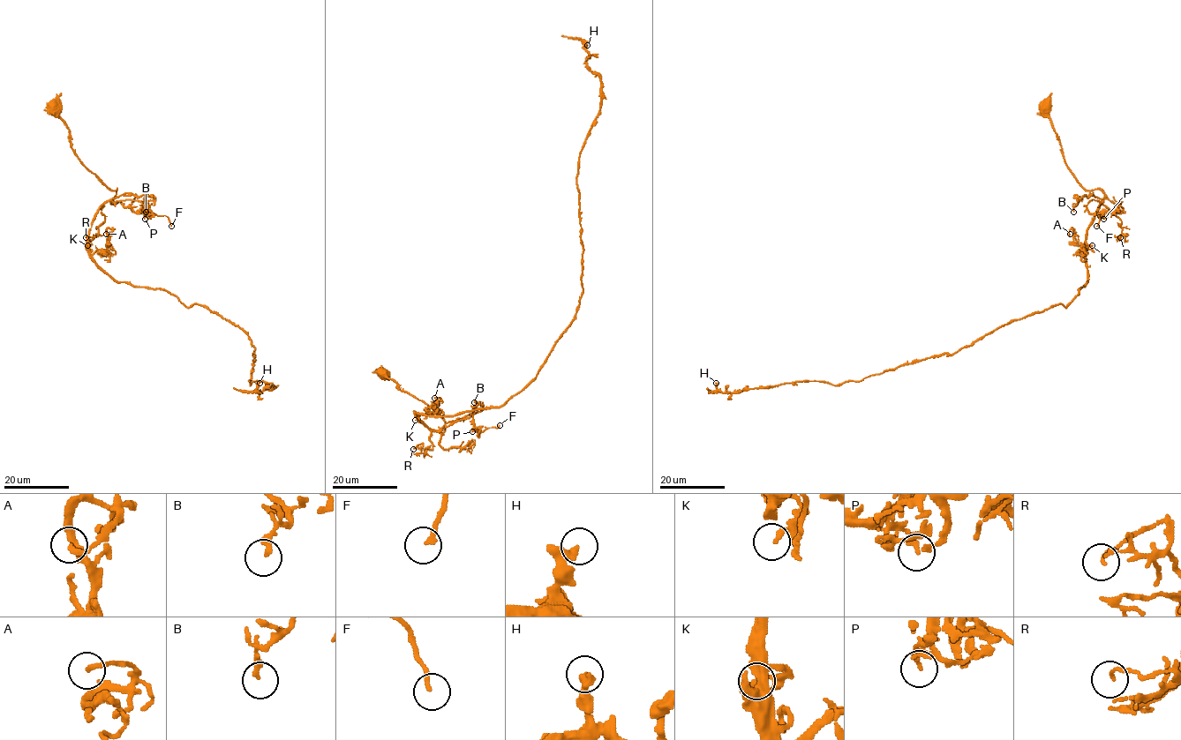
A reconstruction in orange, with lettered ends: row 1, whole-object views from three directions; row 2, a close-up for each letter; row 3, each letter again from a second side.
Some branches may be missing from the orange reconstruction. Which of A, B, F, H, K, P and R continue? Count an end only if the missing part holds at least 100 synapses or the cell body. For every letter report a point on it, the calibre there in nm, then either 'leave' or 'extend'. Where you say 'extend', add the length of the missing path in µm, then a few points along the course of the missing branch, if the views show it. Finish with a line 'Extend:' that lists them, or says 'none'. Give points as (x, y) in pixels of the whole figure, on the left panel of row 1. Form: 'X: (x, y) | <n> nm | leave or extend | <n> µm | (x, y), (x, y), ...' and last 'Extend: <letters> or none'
A: (106, 234) | 180 nm | leave
B: (146, 212) | 240 nm | leave
F: (171, 226) | 170 nm | leave
H: (259, 383) | 260 nm | leave
K: (87, 245) | 200 nm | leave
P: (145, 219) | 200 nm | leave
R: (86, 237) | 120 nm | leave
Extend: none

